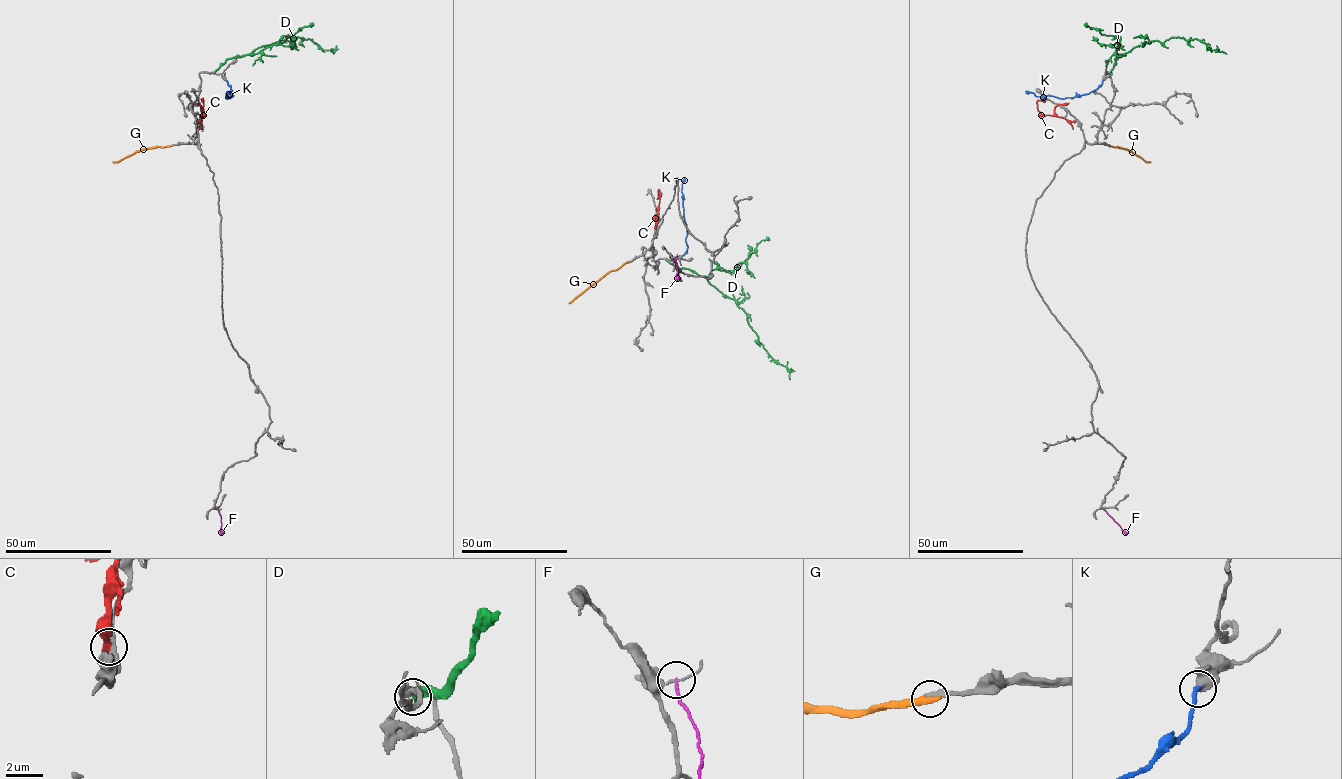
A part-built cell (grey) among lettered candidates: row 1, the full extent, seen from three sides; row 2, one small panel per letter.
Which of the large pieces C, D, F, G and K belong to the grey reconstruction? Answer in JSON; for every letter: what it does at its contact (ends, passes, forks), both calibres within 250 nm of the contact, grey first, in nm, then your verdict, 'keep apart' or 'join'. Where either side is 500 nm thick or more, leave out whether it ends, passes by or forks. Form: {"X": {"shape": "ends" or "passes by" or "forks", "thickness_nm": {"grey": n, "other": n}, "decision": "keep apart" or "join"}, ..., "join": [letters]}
{"C": {"shape": "ends", "thickness_nm": {"grey": 280, "other": 460}, "decision": "keep apart"}, "D": {"shape": "ends", "thickness_nm": {"grey": 240, "other": 400}, "decision": "keep apart"}, "F": {"shape": "ends", "thickness_nm": {"grey": 100, "other": 170}, "decision": "keep apart"}, "G": {"shape": "ends", "thickness_nm": {"grey": 300, "other": 400}, "decision": "keep apart"}, "K": {"thickness_nm": {"grey": 600, "other": 260}, "decision": "join"}, "join": ["K"]}

